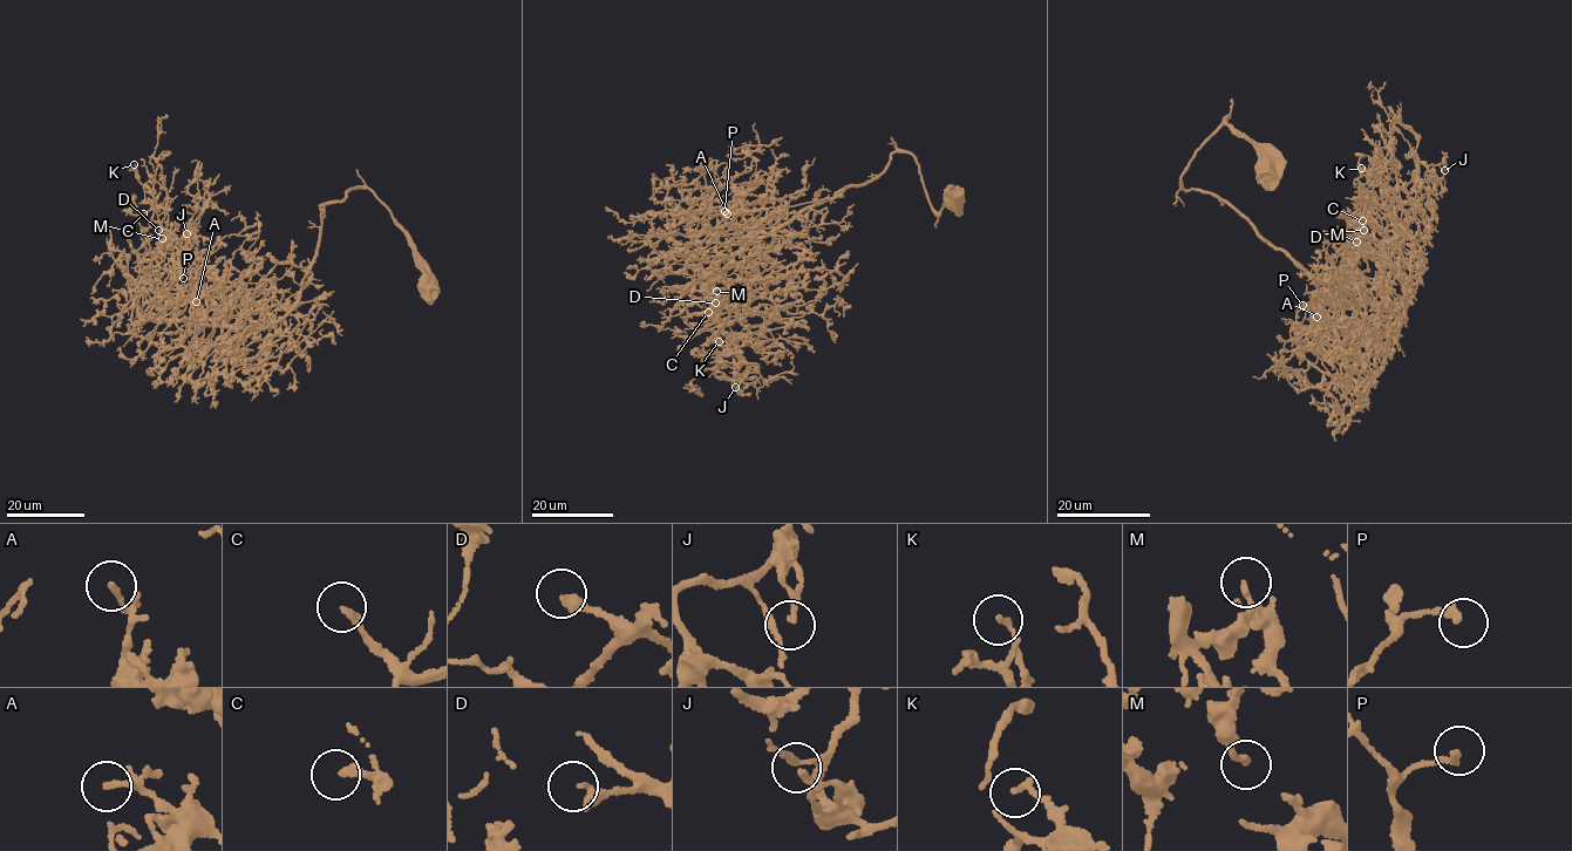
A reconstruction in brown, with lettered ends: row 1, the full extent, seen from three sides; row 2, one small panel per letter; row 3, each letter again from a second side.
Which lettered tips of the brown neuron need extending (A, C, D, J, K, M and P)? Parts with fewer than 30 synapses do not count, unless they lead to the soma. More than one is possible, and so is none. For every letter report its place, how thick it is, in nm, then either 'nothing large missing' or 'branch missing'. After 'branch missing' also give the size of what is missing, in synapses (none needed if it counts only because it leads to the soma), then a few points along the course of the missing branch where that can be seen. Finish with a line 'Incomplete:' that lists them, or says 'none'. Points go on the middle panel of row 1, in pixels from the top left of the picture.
A: at (727, 213); 90 nm thick; nothing large missing
C: at (708, 312); 170 nm thick; branch missing; about 35 synapses
D: at (715, 303); 240 nm thick; branch missing; about 30 synapses; missing branch runs (715, 303), (694, 310)
J: at (735, 387); 140 nm thick; nothing large missing
K: at (719, 341); 170 nm thick; nothing large missing
M: at (716, 291); 160 nm thick; nothing large missing
P: at (725, 211); 220 nm thick; nothing large missing
Incomplete: C, D

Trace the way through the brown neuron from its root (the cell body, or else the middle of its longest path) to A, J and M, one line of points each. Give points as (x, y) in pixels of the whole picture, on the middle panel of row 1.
A: (953, 198), (961, 210), (936, 211), (917, 160), (898, 151), (767, 236), (723, 246), (713, 229), (727, 213)
J: (953, 198), (936, 211), (917, 160), (893, 152), (748, 240), (766, 288), (721, 327), (746, 337), (735, 387)
M: (953, 198), (936, 211), (917, 160), (893, 152), (682, 290), (710, 277), (716, 291)

